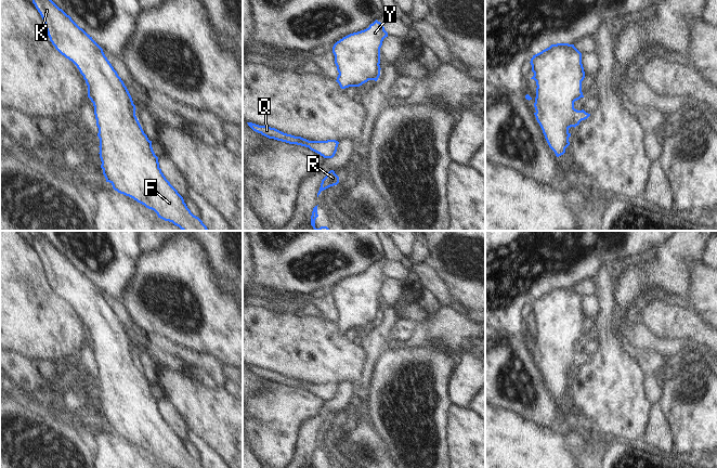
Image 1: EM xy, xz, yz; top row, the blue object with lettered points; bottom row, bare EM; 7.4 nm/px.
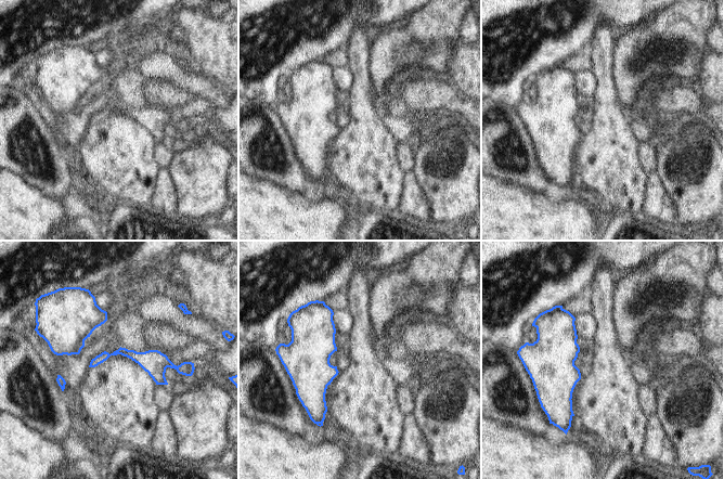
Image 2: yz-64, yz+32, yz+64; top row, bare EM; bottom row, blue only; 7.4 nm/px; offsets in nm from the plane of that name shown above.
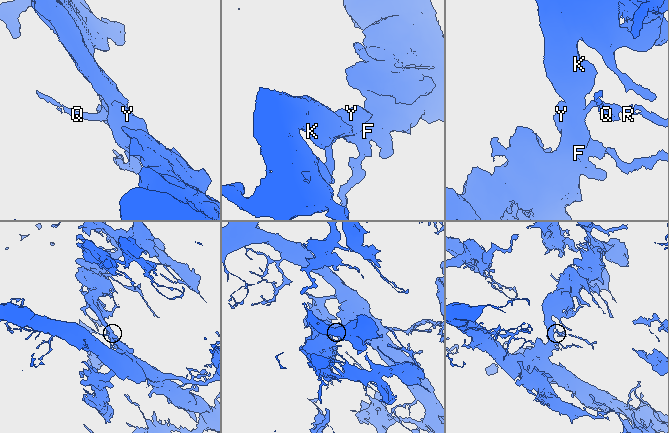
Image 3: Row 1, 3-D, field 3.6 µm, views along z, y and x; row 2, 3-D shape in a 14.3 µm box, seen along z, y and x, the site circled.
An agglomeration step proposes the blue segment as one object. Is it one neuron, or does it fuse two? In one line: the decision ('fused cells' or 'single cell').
single cell

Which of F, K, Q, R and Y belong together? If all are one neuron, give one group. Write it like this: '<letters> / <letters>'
F K Q R Y

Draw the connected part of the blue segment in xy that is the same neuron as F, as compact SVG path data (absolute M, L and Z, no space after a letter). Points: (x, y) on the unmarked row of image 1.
M39 233L37 238L29 237L29 239L43 262L52 287L77 309L86 323L88 340L94 349L99 370L101 411L106 425L109 425L118 436L133 441L154 453L158 460L172 465L174 468L205 468L191 455L183 440L161 415L152 384L144 376L135 359L136 351L132 340L105 299L103 291L43 235Z

